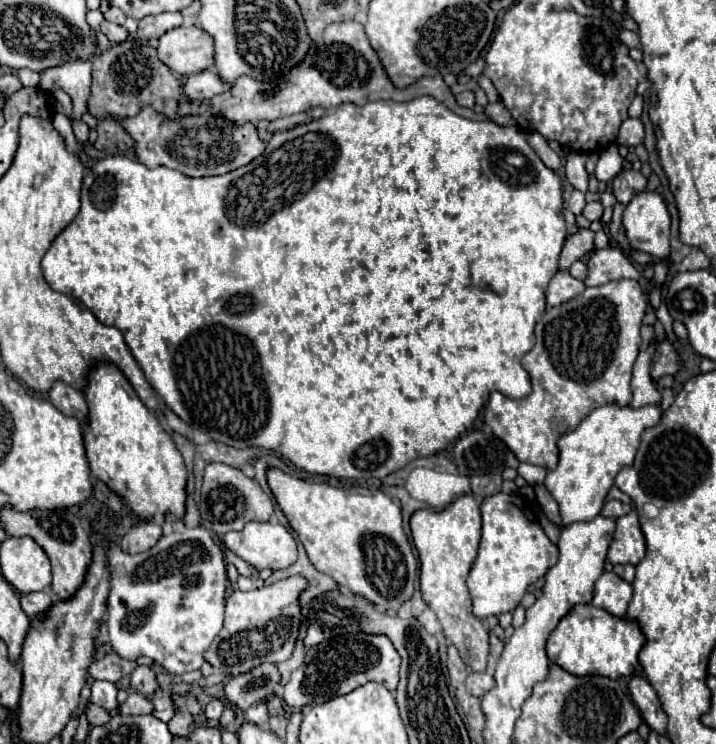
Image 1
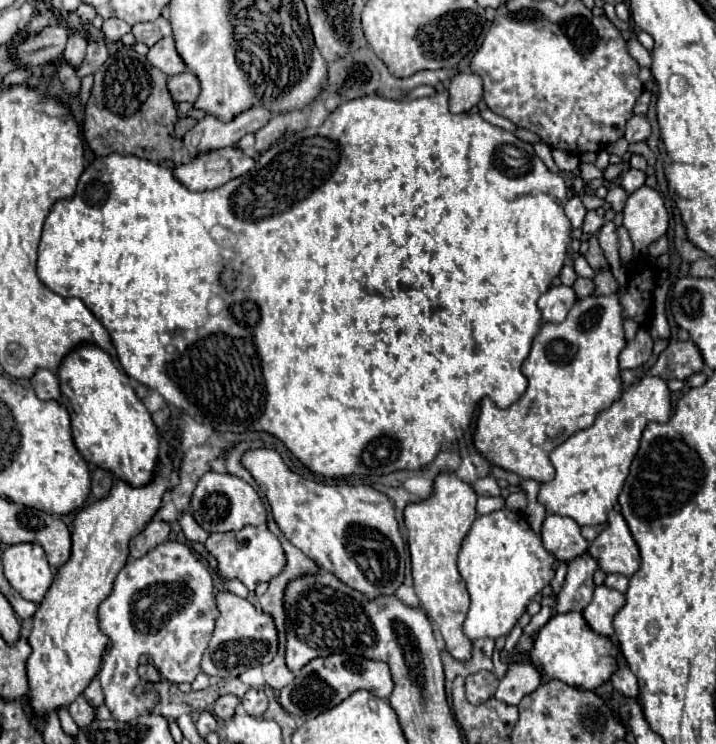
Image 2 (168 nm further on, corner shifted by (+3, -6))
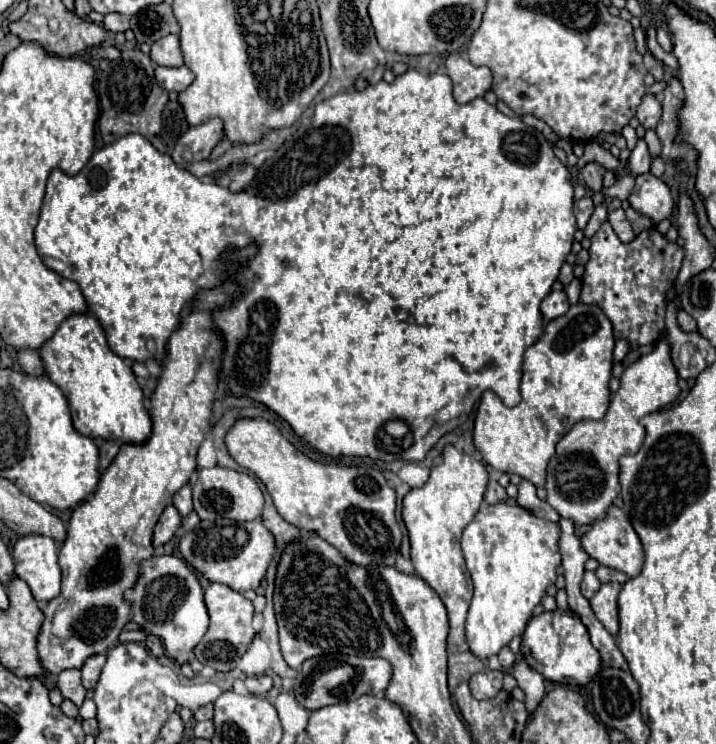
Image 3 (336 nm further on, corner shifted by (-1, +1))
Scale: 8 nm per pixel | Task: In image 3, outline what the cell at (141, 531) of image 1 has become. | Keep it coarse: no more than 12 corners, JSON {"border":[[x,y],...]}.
{"border":[[167,506],[153,532],[161,548],[181,526],[179,512]]}

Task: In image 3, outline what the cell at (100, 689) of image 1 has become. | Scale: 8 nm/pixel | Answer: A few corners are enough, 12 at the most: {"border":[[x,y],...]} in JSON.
{"border":[[105,654],[91,656],[83,668],[83,686],[93,690],[99,682]]}

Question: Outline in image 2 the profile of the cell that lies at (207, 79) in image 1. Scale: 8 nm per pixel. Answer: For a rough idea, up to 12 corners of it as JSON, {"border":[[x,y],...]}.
{"border":[[189,71],[169,77],[175,103],[193,103],[199,81]]}

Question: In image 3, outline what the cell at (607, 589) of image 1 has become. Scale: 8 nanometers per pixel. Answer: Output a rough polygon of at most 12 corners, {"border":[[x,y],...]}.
{"border":[[607,582],[589,600],[605,630],[617,636],[621,584]]}

